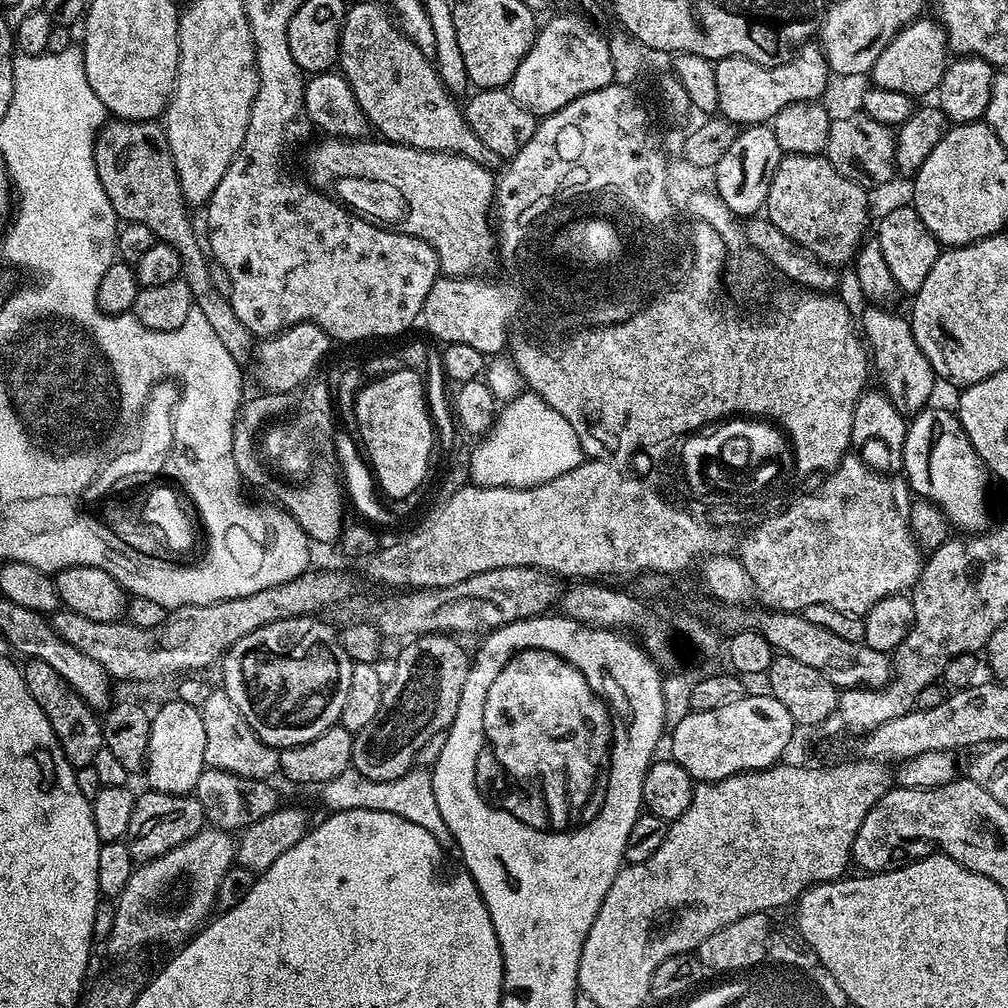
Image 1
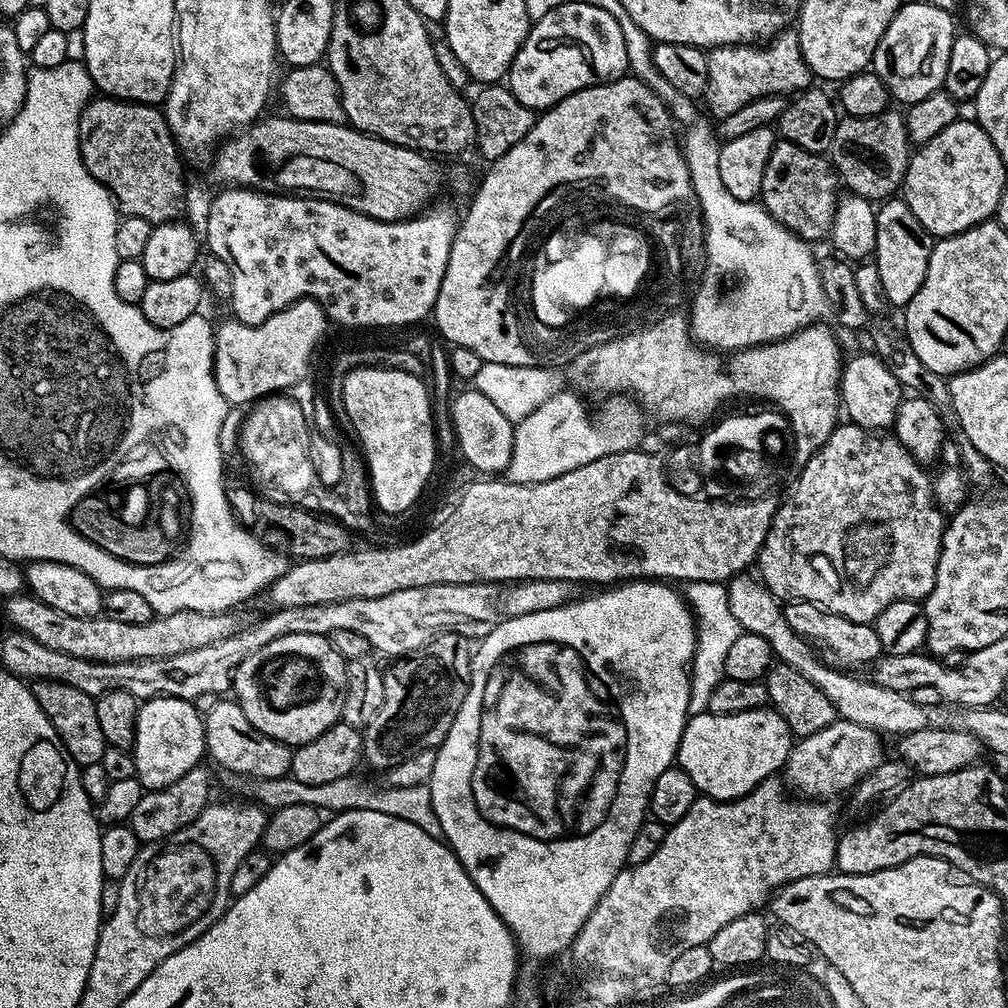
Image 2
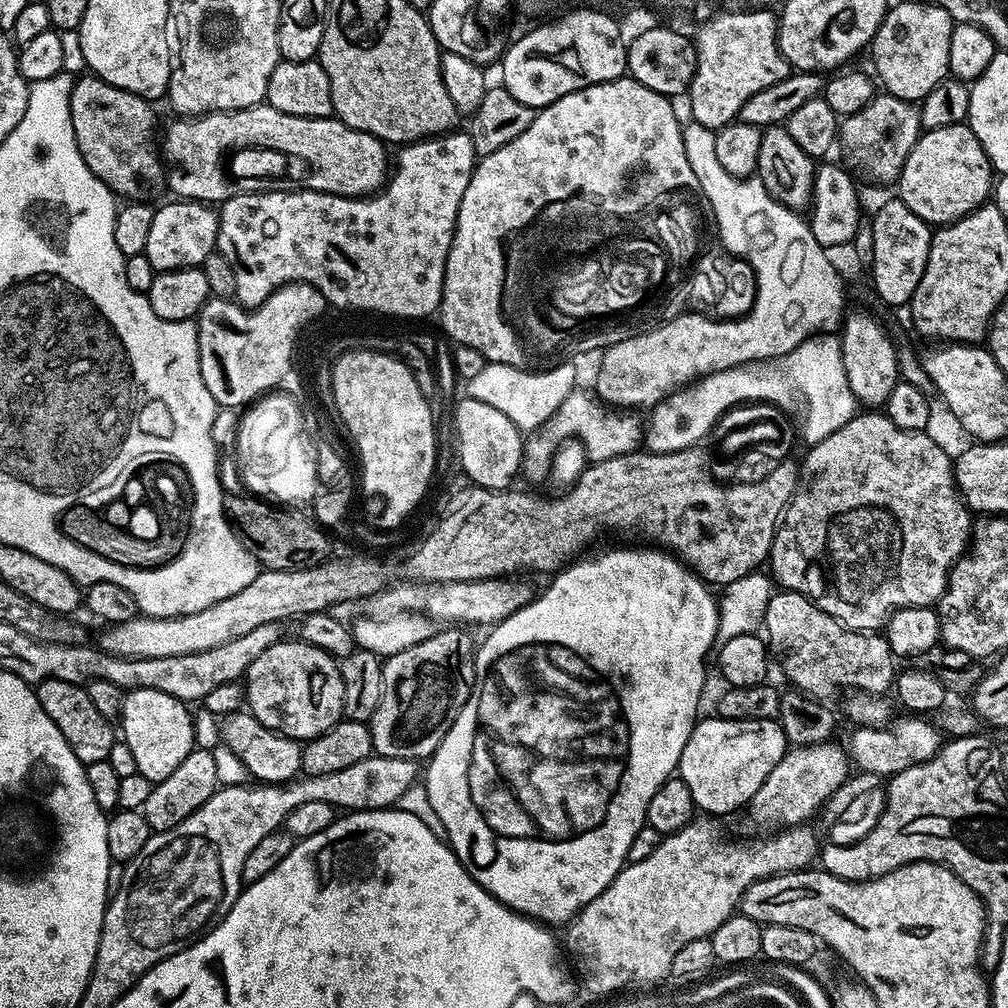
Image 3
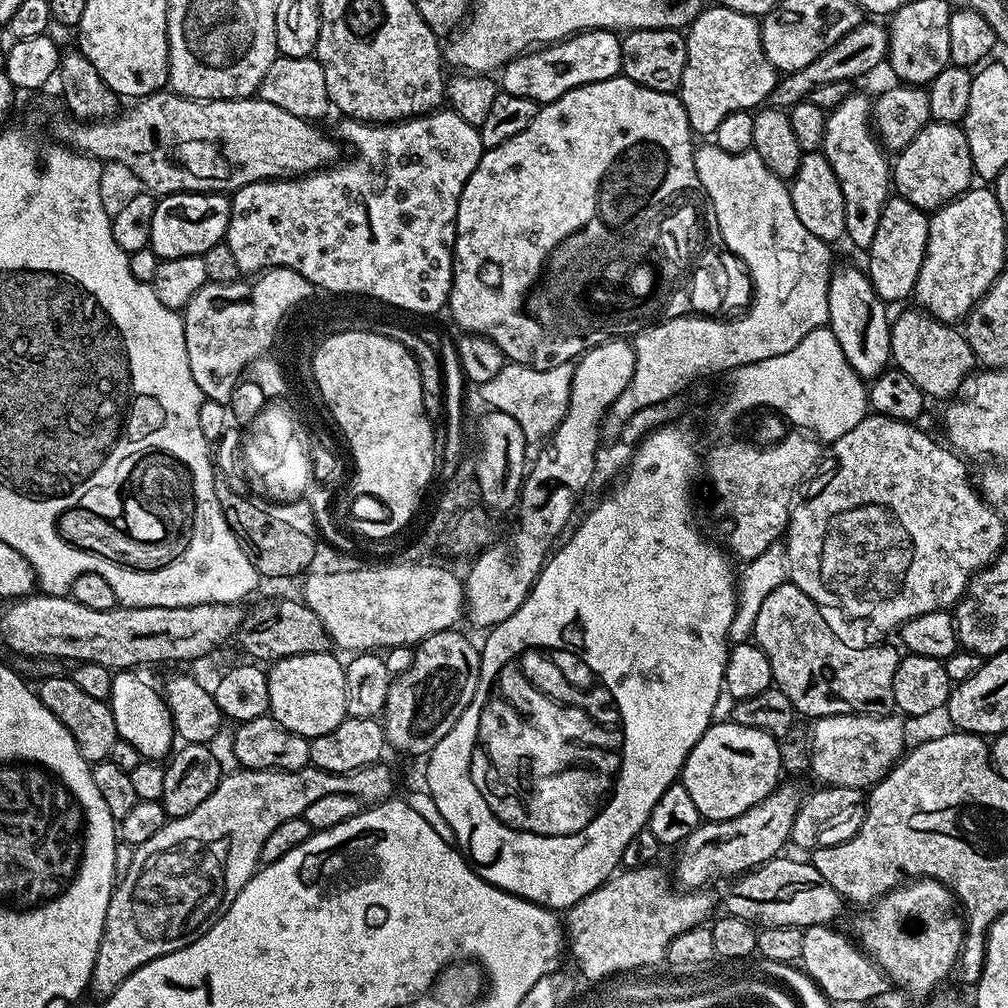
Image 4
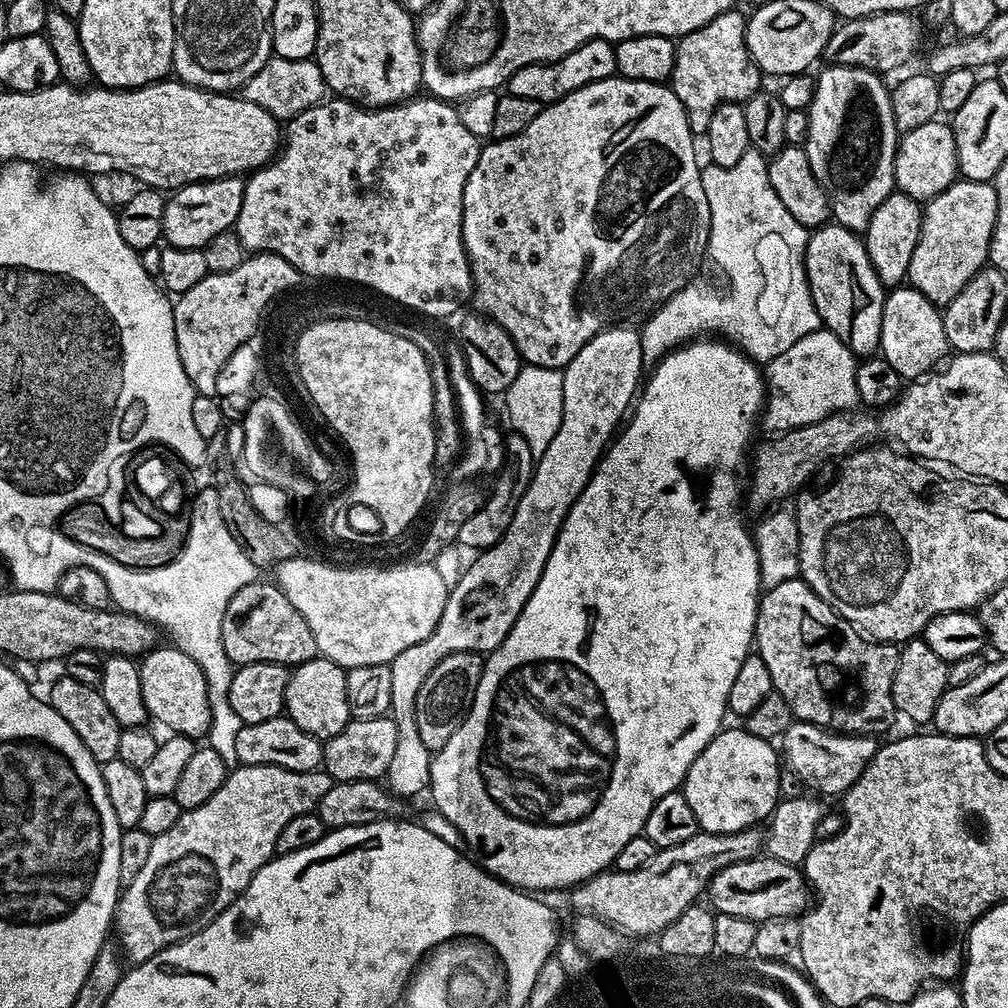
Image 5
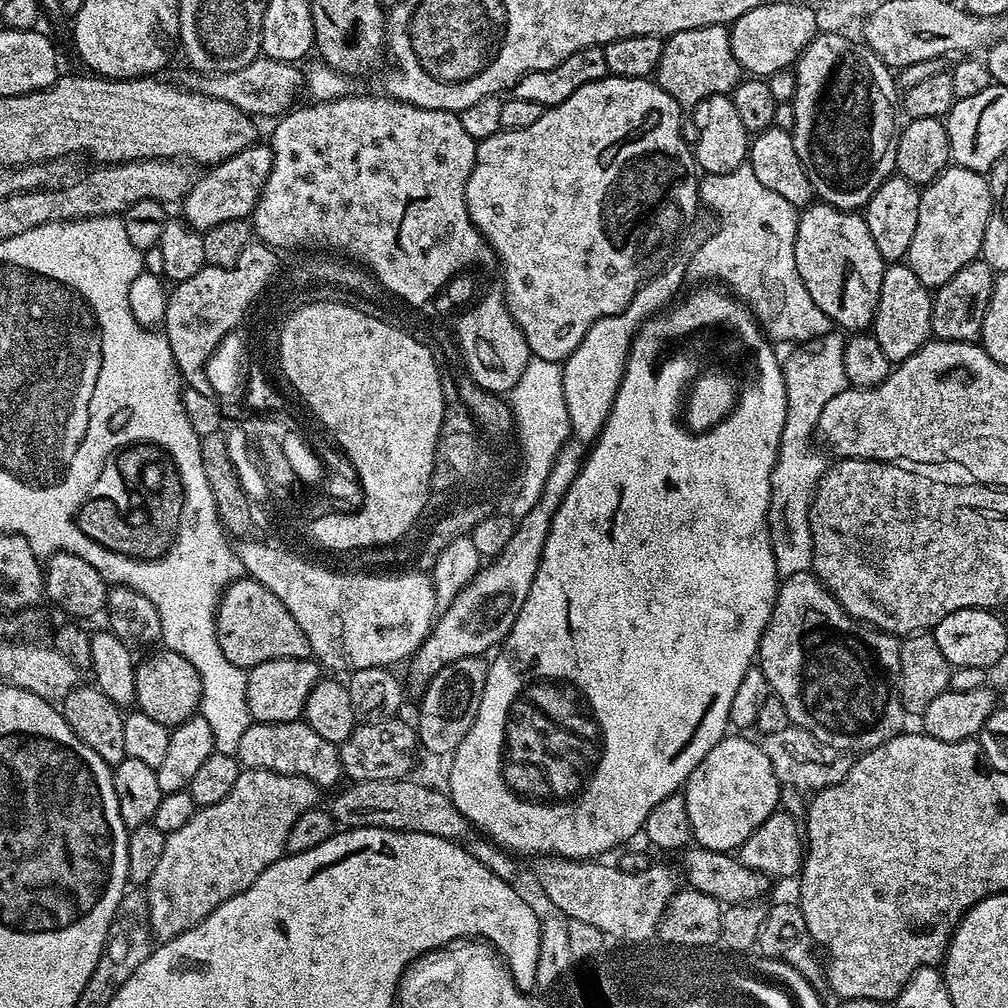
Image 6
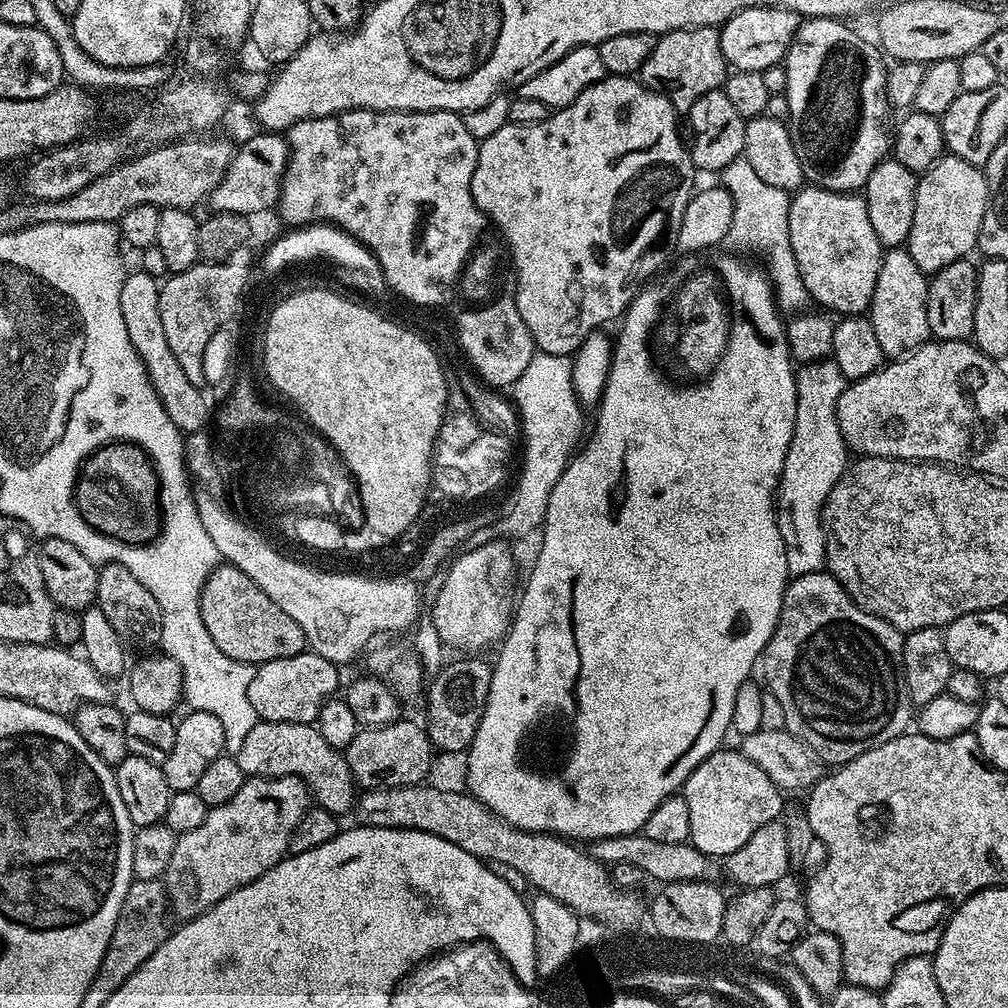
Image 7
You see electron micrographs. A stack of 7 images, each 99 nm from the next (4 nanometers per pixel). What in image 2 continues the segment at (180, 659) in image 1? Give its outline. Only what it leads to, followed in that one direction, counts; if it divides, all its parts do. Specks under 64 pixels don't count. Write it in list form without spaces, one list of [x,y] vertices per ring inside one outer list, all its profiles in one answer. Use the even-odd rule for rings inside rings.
[[[31,594],[7,597],[3,601],[4,616],[15,631],[23,632],[34,642],[46,646],[46,650],[58,650],[58,654],[70,654],[74,658],[86,658],[94,662],[134,662],[150,658],[170,658],[174,654],[186,654],[186,650],[198,650],[198,646],[210,646],[238,634],[242,621],[235,611],[199,612],[184,610],[165,616],[157,615],[142,626],[127,622],[114,622],[114,618],[103,614],[74,618],[74,614],[62,614],[54,606],[36,599]]]

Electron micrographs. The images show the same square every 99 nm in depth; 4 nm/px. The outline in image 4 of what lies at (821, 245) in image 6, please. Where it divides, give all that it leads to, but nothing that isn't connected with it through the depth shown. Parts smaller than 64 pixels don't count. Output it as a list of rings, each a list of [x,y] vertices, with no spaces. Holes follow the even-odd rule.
[[[837,267],[830,278],[830,290],[828,291],[828,323],[834,338],[838,338],[838,346],[842,346],[842,354],[846,354],[846,362],[854,366],[854,370],[865,378],[875,378],[889,367],[892,358],[892,326],[890,315],[886,309],[885,301],[874,290],[874,286],[868,281],[867,271],[856,268]]]

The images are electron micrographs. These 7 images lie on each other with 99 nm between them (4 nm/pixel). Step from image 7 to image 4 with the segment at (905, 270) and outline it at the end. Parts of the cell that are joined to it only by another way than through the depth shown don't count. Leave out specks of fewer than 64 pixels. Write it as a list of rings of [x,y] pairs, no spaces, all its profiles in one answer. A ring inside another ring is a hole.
[[[915,310],[916,312],[904,312],[900,317],[891,321],[892,326],[892,358],[891,363],[906,374],[924,392],[925,397],[948,396],[952,398],[959,393],[960,385],[963,384],[965,376],[973,371],[977,363],[976,355],[972,353],[972,347],[968,345],[963,331],[959,327],[946,324],[943,320],[934,320],[927,312]]]

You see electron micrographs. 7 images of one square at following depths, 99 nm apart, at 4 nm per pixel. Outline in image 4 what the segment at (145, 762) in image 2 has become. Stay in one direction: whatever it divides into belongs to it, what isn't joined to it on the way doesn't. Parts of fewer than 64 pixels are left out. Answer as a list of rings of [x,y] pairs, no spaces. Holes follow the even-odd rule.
[[[120,670],[113,675],[110,707],[114,714],[116,735],[119,739],[130,742],[130,746],[134,746],[134,750],[138,750],[143,759],[160,762],[173,751],[172,743],[177,743],[176,728],[172,724],[171,712],[163,695],[157,689],[155,692],[138,675],[140,674],[132,670]]]

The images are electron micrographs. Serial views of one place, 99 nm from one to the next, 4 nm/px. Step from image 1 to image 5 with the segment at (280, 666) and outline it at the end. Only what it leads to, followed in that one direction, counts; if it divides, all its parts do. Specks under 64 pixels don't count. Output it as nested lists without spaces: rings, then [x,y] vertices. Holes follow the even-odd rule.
[[[317,658],[291,669],[285,688],[284,709],[288,719],[321,742],[341,732],[349,722],[346,672],[334,662]]]

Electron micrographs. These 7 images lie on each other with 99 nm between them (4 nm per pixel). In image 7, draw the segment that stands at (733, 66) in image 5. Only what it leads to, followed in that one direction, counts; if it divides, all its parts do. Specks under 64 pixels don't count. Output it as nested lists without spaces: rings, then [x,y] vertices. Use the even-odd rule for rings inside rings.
[[[715,27],[679,28],[657,39],[650,58],[640,68],[638,79],[645,88],[661,92],[675,106],[677,113],[687,114],[702,94],[717,91],[728,79],[730,65],[722,54],[722,42]]]

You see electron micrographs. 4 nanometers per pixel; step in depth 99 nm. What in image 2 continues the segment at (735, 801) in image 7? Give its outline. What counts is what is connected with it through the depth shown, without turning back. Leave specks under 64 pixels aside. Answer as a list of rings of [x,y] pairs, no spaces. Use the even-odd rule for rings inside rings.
[[[765,706],[758,710],[746,710],[742,714],[714,714],[713,712],[697,712],[689,715],[688,722],[685,724],[682,730],[682,738],[680,739],[680,745],[676,747],[675,763],[680,767],[682,771],[690,778],[690,782],[694,782],[697,793],[700,796],[708,796],[712,800],[737,800],[742,798],[746,794],[750,794],[754,791],[763,780],[775,777],[777,773],[783,769],[784,765],[788,763],[788,752],[792,749],[794,743],[794,737],[791,730],[786,726],[786,722],[779,714],[775,712],[771,707]]]

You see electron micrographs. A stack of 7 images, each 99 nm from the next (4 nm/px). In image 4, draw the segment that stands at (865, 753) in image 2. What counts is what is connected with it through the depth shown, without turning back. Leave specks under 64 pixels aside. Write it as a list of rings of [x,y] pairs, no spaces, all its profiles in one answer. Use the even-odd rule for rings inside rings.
[[[777,787],[765,800],[750,806],[746,814],[738,814],[738,818],[709,820],[697,826],[694,834],[690,834],[690,838],[679,845],[675,883],[684,890],[700,890],[712,886],[708,884],[715,880],[727,881],[750,872],[767,860],[774,860],[781,855],[785,851],[784,843],[789,843],[794,818],[802,803],[801,793],[784,787]]]

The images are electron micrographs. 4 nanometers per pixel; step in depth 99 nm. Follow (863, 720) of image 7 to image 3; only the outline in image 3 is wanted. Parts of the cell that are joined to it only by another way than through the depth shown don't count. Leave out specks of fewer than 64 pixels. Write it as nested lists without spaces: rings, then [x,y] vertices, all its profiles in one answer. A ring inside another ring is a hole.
[[[773,591],[764,611],[762,632],[773,653],[784,652],[784,672],[796,683],[793,685],[799,686],[804,695],[812,697],[813,700],[831,701],[830,698],[835,694],[839,684],[857,693],[884,694],[893,687],[898,675],[898,657],[890,650],[885,636],[854,632],[851,628],[844,627],[835,616],[826,615],[813,600],[803,596],[801,592]]]

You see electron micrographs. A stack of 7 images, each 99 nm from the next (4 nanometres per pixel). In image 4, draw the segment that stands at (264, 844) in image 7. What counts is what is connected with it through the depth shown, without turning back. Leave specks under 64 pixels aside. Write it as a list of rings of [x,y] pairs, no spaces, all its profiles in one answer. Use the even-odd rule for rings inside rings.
[[[384,762],[371,764],[369,768],[359,768],[353,772],[343,772],[342,774],[334,774],[321,768],[309,766],[297,772],[282,772],[278,768],[267,768],[266,770],[245,768],[221,775],[220,784],[214,790],[214,794],[210,794],[210,798],[206,798],[206,802],[202,802],[202,806],[198,806],[198,810],[190,810],[190,814],[169,819],[168,823],[162,826],[162,830],[158,830],[158,834],[154,834],[154,838],[150,838],[150,842],[142,842],[135,845],[130,872],[126,874],[126,878],[120,884],[113,887],[110,906],[104,909],[102,942],[98,946],[98,958],[94,962],[92,983],[90,985],[91,991],[96,991],[100,998],[107,998],[112,995],[114,990],[118,990],[118,986],[122,986],[122,982],[126,982],[126,978],[130,978],[130,974],[134,974],[134,970],[154,962],[154,958],[162,958],[166,954],[174,954],[174,950],[182,950],[194,943],[202,934],[206,934],[206,930],[210,930],[210,926],[214,926],[217,920],[222,918],[222,914],[226,914],[226,910],[230,910],[234,898],[238,898],[238,894],[246,886],[248,879],[256,875],[258,865],[260,864],[260,855],[262,854],[262,842],[266,842],[266,838],[270,838],[270,834],[277,826],[282,826],[282,822],[286,822],[295,816],[303,816],[306,806],[318,802],[318,798],[322,798],[322,794],[350,794],[368,806],[391,801],[393,799],[392,787],[395,786],[396,780],[392,777],[392,772],[387,768],[386,764]]]

